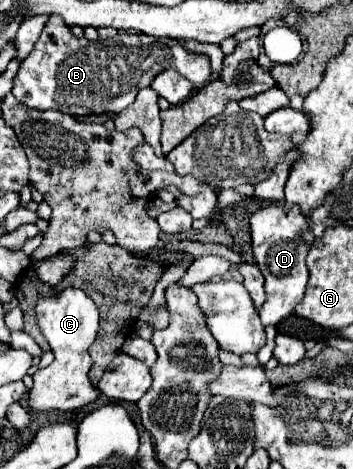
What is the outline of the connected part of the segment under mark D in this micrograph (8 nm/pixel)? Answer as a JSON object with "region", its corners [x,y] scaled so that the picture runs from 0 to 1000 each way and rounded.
{"region":[[[771,435],[737,443],[708,461],[708,499],[714,499],[714,533],[725,546],[725,563],[754,593],[754,644],[737,652],[731,670],[748,695],[782,695],[799,678],[827,670],[833,652],[856,640],[867,606],[873,606],[873,571],[867,546],[878,520],[856,507],[856,495],[873,490],[867,461],[850,456],[844,439],[805,448],[793,435]]]}

